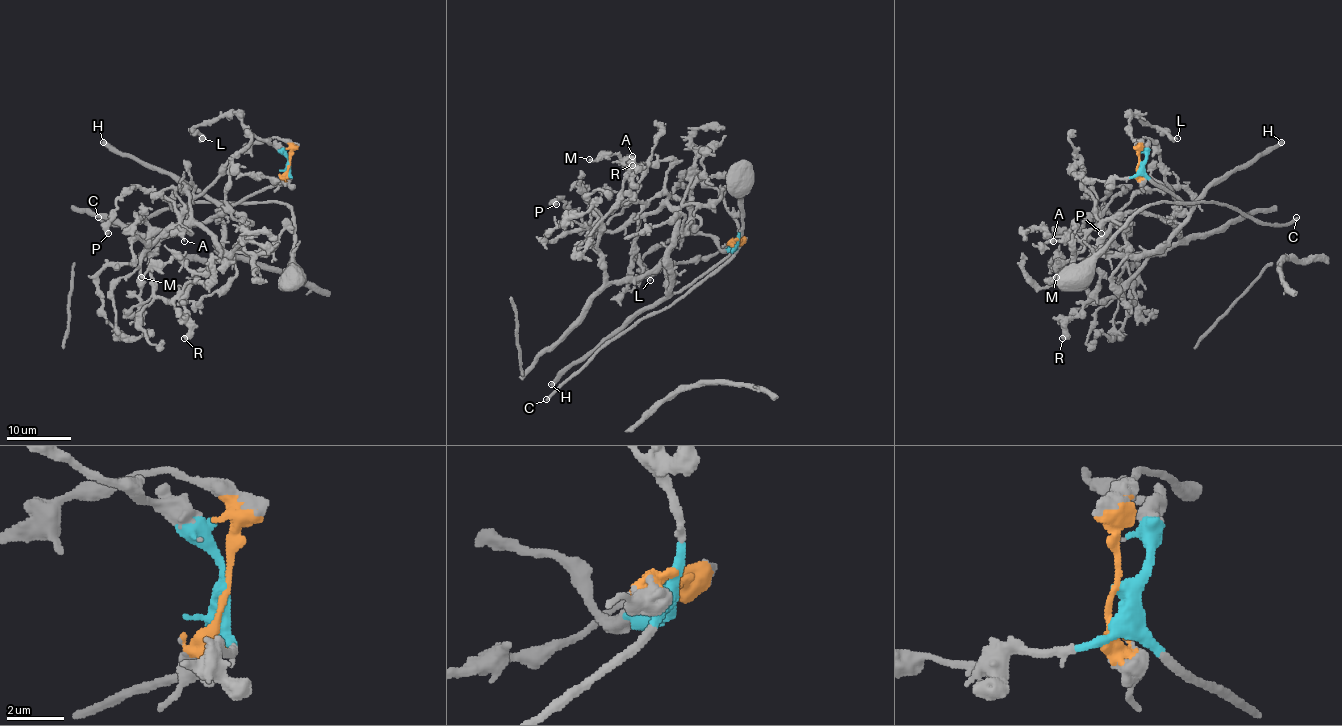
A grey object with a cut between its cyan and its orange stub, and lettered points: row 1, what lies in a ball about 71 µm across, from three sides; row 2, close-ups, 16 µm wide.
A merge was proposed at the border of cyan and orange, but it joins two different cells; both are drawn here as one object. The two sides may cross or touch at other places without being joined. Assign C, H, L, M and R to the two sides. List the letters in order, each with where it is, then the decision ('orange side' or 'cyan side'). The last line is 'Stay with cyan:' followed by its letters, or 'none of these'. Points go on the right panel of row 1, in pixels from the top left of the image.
C: at (1296, 217); cyan side
H: at (1281, 142); cyan side
L: at (1177, 138); cyan side
M: at (1056, 277); cyan side
R: at (1062, 338); cyan side
Stay with cyan: C, H, L, M, R

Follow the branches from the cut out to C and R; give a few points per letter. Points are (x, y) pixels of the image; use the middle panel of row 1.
C: (736, 242), (736, 247), (728, 255), (702, 273), (670, 305), (647, 313), (620, 333), (545, 399)
R: (736, 242), (671, 292), (675, 209), (668, 196), (641, 202), (631, 191), (633, 165)

